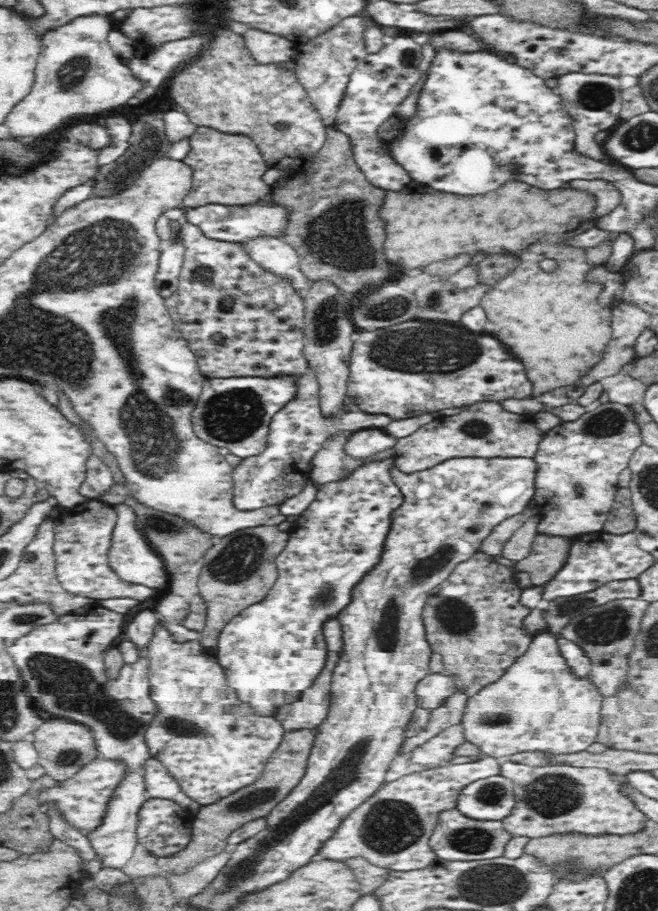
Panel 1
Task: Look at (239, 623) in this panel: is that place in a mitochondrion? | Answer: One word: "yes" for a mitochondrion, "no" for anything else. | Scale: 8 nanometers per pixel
no

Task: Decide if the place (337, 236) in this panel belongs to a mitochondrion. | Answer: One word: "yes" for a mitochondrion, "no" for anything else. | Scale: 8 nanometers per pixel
yes

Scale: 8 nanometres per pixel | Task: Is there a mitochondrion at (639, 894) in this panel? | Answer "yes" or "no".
yes

